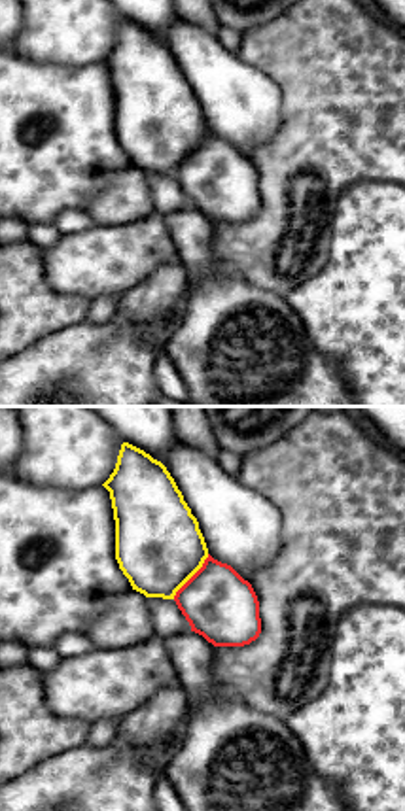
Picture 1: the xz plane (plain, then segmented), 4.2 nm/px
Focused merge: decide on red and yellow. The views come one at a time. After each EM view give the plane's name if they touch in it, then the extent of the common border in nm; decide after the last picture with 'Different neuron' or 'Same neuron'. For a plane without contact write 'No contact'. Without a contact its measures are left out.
Touches red in xz. Shared border 240 nm

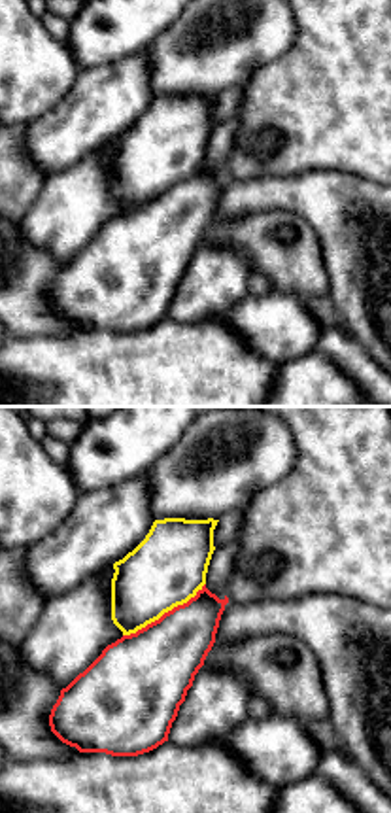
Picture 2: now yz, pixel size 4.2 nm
Touches red in yz. Shared border 420 nm

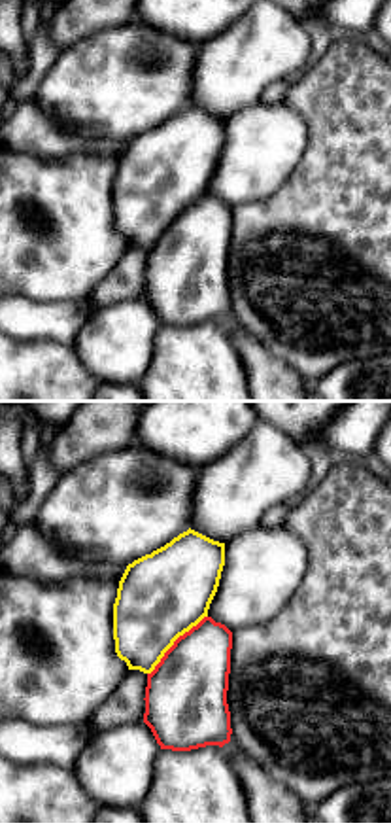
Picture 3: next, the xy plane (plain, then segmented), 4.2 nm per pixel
Touches red in xy. Shared border 360 nm

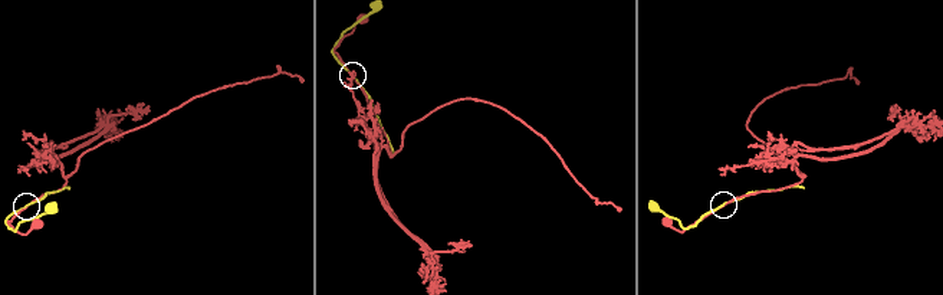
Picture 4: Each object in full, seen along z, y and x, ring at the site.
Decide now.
Different neuron

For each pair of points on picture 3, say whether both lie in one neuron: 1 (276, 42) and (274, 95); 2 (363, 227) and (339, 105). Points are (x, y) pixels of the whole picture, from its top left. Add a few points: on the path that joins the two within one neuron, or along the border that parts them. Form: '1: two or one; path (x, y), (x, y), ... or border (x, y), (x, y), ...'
1: two; border (289, 78), (272, 82), (259, 99)
2: one; path (363, 197), (363, 135)

